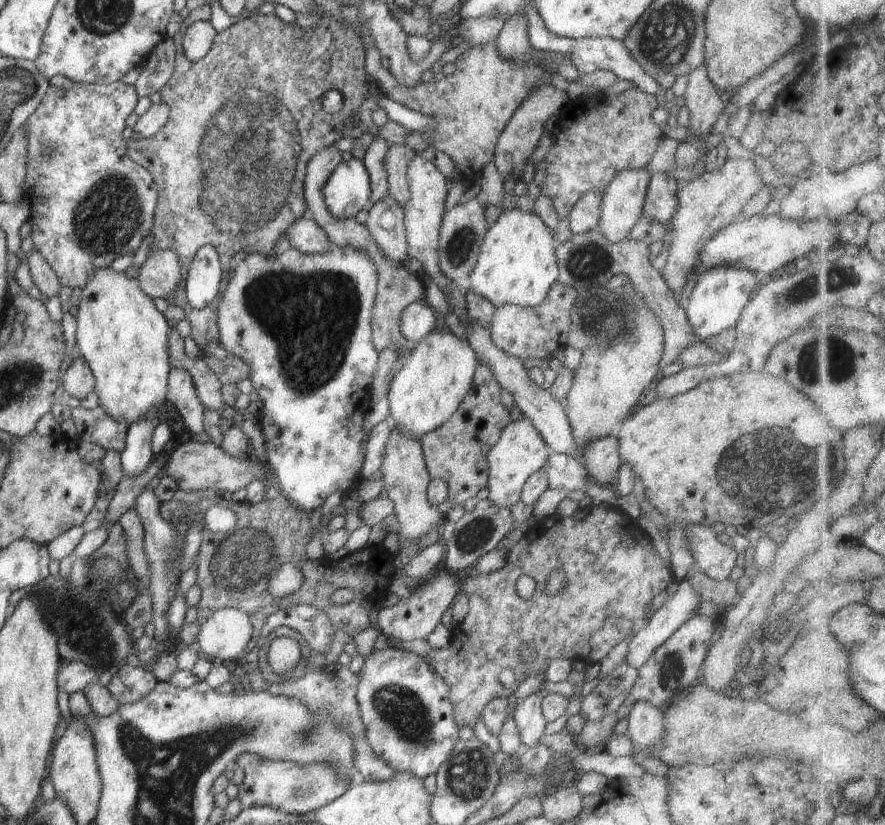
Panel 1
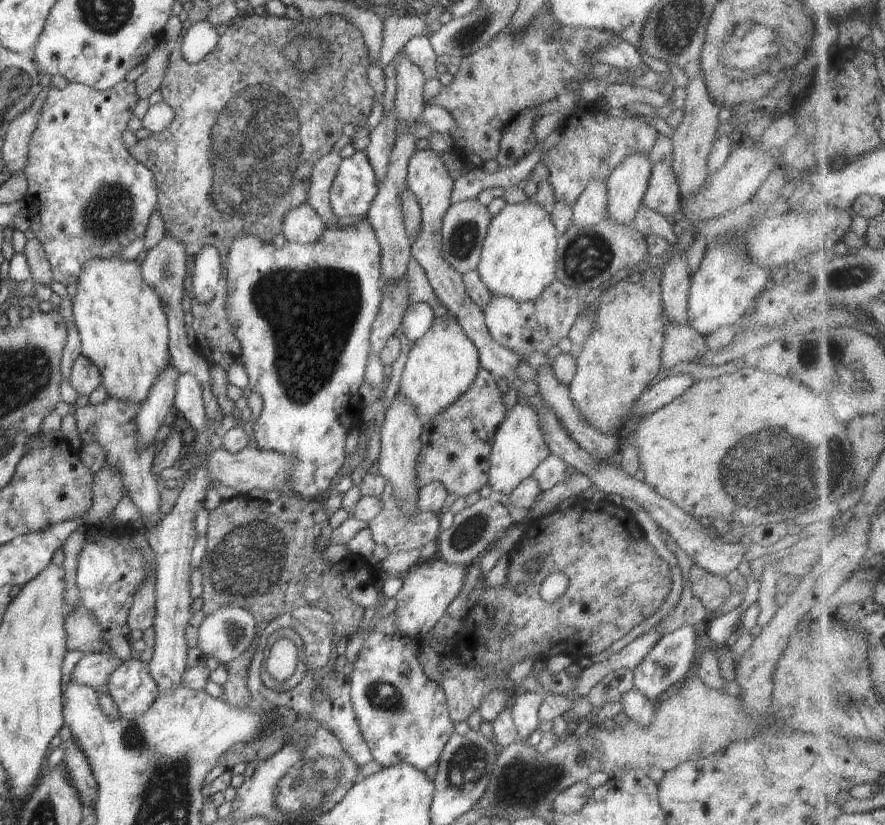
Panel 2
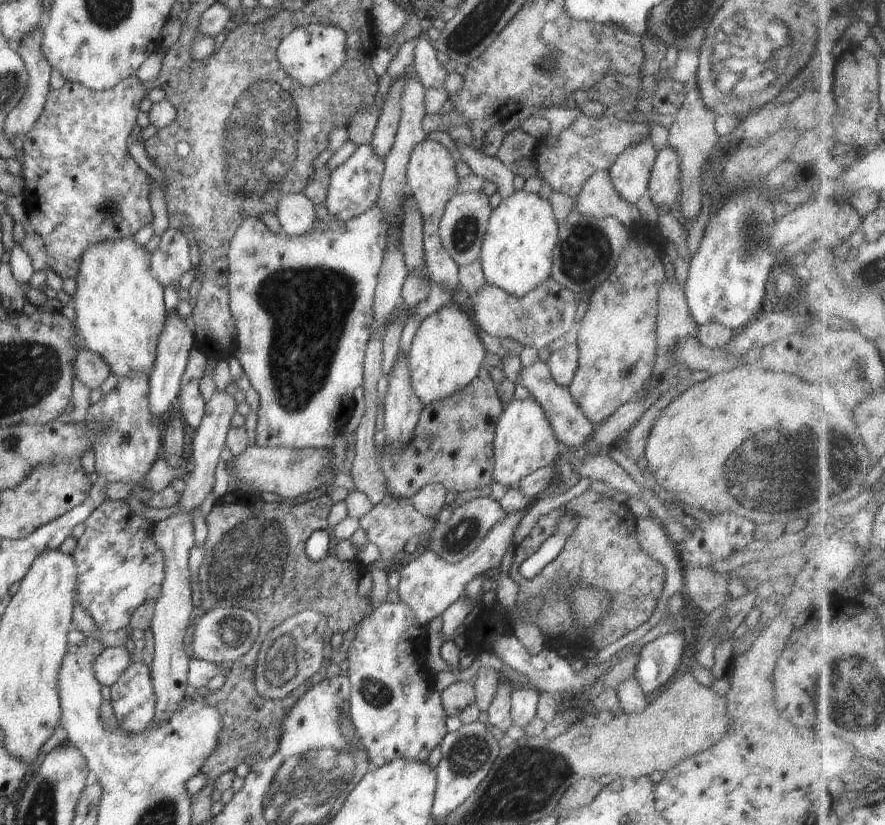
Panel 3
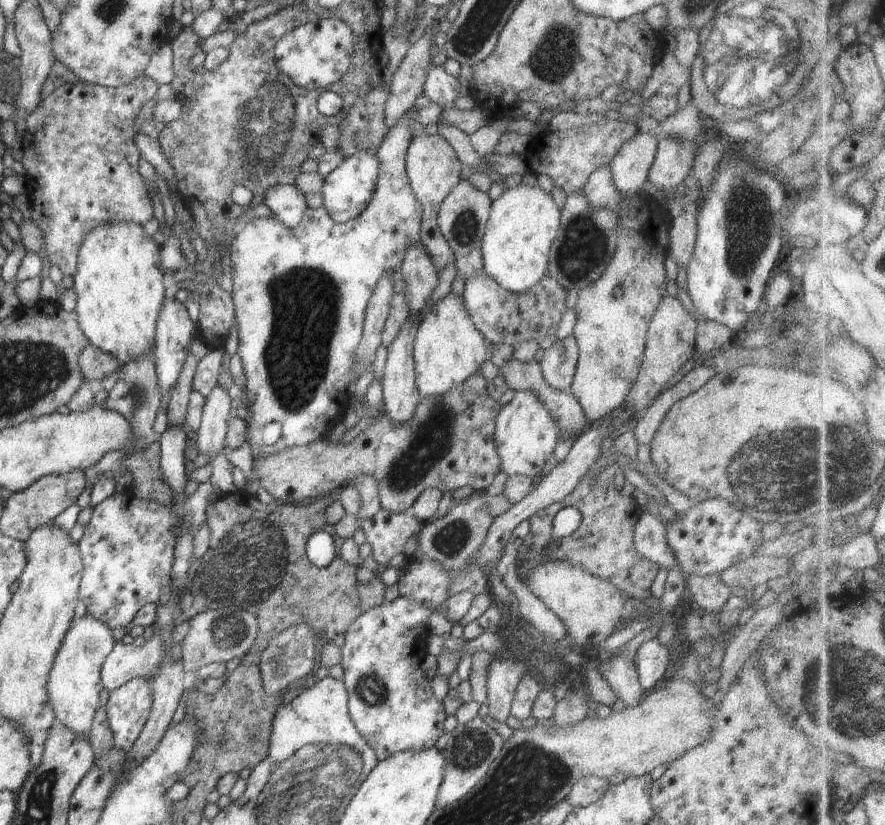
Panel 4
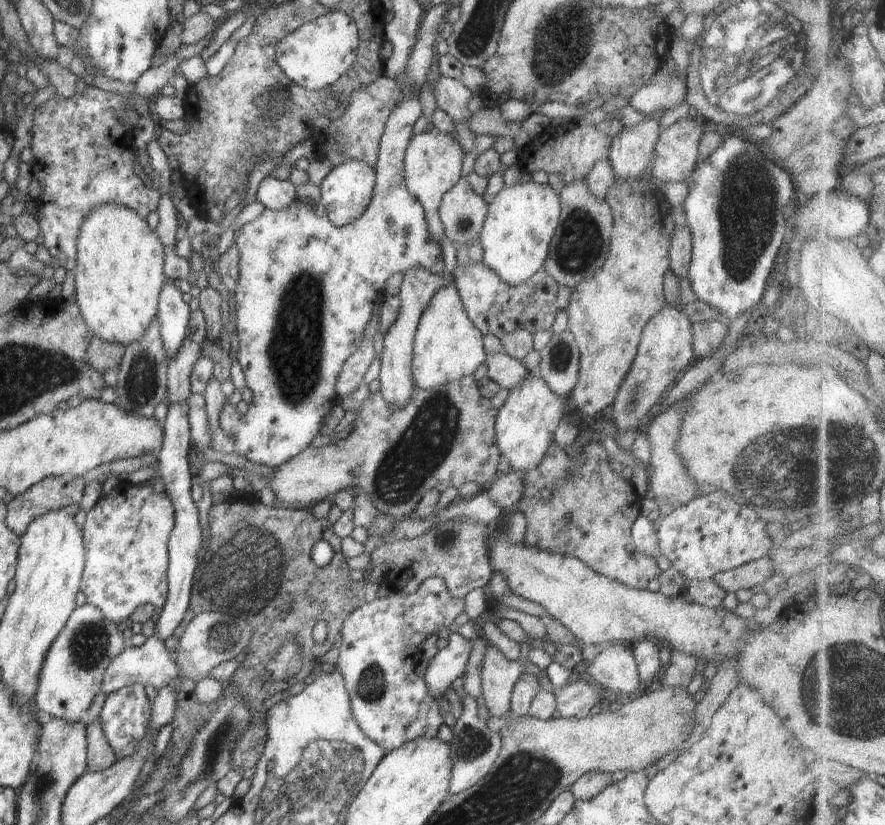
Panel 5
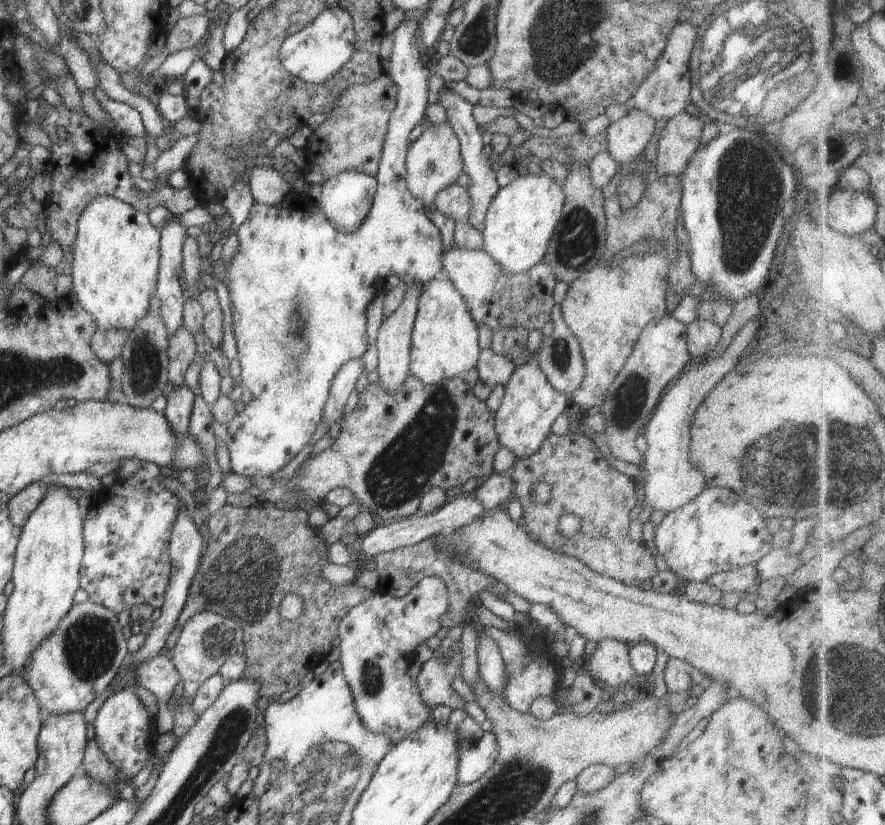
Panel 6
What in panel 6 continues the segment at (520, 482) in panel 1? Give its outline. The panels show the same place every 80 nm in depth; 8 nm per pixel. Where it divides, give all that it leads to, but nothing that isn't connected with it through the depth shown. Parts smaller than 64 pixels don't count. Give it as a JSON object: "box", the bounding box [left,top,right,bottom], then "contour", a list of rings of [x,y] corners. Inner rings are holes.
{"box":[495,351,569,459],"contour":[[[528,351],[528,358],[522,366],[516,367],[512,372],[508,384],[505,386],[506,394],[502,398],[502,405],[495,413],[495,432],[500,447],[513,451],[516,459],[532,458],[540,450],[552,432],[552,424],[560,414],[566,413],[569,398],[554,390],[544,372],[538,368],[537,353]]]}

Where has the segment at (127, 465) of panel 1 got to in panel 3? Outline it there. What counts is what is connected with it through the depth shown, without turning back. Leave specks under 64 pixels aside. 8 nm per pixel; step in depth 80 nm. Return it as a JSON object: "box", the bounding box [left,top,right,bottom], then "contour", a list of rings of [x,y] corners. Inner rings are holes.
{"box":[148,308,194,419],"contour":[[[176,308],[165,316],[164,326],[158,337],[156,358],[149,374],[148,402],[150,412],[155,419],[165,419],[179,396],[181,378],[187,367],[190,351],[194,348],[193,336],[193,332],[185,323],[185,318],[178,313]]]}

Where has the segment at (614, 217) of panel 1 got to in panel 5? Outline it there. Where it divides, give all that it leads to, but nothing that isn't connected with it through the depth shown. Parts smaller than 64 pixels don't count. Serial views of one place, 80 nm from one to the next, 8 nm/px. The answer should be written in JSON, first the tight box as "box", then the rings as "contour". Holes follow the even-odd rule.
{"box":[607,117,659,180],"contour":[[[645,117],[636,126],[626,126],[614,140],[607,162],[612,166],[616,178],[636,180],[651,166],[652,153],[659,138],[658,120]]]}

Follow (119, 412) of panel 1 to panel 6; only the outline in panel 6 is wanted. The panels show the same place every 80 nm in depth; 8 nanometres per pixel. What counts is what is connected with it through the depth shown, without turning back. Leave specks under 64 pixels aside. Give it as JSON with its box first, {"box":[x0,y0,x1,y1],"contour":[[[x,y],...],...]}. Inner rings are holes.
{"box":[72,196,160,332],"contour":[[[112,196],[94,198],[82,212],[77,229],[77,240],[74,244],[72,258],[73,296],[77,302],[92,316],[98,329],[102,332],[134,330],[136,324],[146,316],[150,298],[156,294],[158,270],[160,270],[160,232],[154,227],[148,216],[132,208],[130,204]]]}

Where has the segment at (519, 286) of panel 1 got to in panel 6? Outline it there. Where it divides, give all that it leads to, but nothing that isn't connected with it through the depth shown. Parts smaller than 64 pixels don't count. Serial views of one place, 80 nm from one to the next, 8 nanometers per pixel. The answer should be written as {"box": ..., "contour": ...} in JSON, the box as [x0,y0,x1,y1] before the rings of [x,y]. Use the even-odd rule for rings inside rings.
{"box":[483,174,564,274],"contour":[[[548,174],[519,176],[509,186],[499,188],[484,218],[483,250],[506,274],[526,274],[543,262],[546,250],[564,205],[561,187]]]}

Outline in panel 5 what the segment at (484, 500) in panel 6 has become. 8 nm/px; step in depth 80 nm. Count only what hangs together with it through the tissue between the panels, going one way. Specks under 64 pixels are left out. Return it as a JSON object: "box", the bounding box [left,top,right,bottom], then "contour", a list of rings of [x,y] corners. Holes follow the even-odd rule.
{"box":[481,472,524,511],"contour":[[[516,472],[501,473],[494,484],[481,491],[486,491],[488,496],[492,496],[504,511],[510,510],[516,507],[519,500],[524,496],[524,480]]]}

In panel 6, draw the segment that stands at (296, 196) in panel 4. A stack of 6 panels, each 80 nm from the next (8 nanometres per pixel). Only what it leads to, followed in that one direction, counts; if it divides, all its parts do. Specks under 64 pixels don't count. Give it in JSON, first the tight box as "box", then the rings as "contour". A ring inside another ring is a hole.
{"box":[249,166,291,206],"contour":[[[256,166],[250,170],[249,188],[255,202],[266,206],[281,205],[285,196],[291,192],[288,176],[268,167]]]}

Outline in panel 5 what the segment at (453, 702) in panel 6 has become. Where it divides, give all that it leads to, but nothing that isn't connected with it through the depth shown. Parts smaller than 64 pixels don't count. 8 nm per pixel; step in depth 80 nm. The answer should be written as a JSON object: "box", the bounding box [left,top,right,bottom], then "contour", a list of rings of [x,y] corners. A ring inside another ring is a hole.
{"box":[426,628,472,699],"contour":[[[455,628],[449,637],[448,646],[440,650],[428,664],[426,686],[434,699],[441,699],[452,683],[465,672],[466,662],[472,652],[472,642],[464,639]]]}

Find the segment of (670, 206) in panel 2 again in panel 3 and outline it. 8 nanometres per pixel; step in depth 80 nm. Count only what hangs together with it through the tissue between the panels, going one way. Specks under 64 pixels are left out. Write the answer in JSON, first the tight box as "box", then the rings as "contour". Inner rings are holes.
{"box":[649,145,681,210],"contour":[[[670,145],[658,148],[649,176],[649,195],[659,208],[666,206],[671,210],[678,205],[681,192],[681,168],[678,153]]]}

